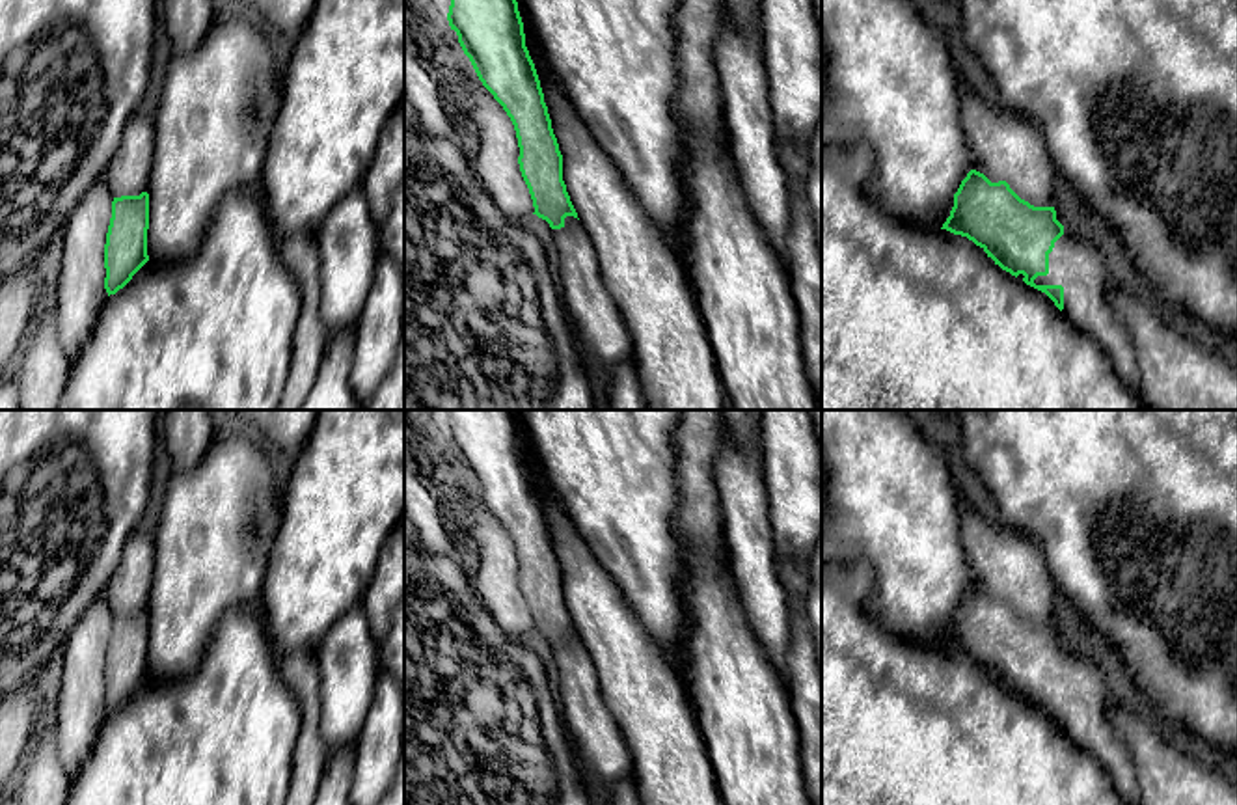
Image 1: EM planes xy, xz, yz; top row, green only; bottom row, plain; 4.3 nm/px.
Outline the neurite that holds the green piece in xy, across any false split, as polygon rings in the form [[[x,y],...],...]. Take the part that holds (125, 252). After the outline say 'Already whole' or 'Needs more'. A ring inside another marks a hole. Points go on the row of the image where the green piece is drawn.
[[[149,194],[121,196],[112,201],[112,218],[104,244],[104,289],[116,294],[149,261]]]. Already whole

